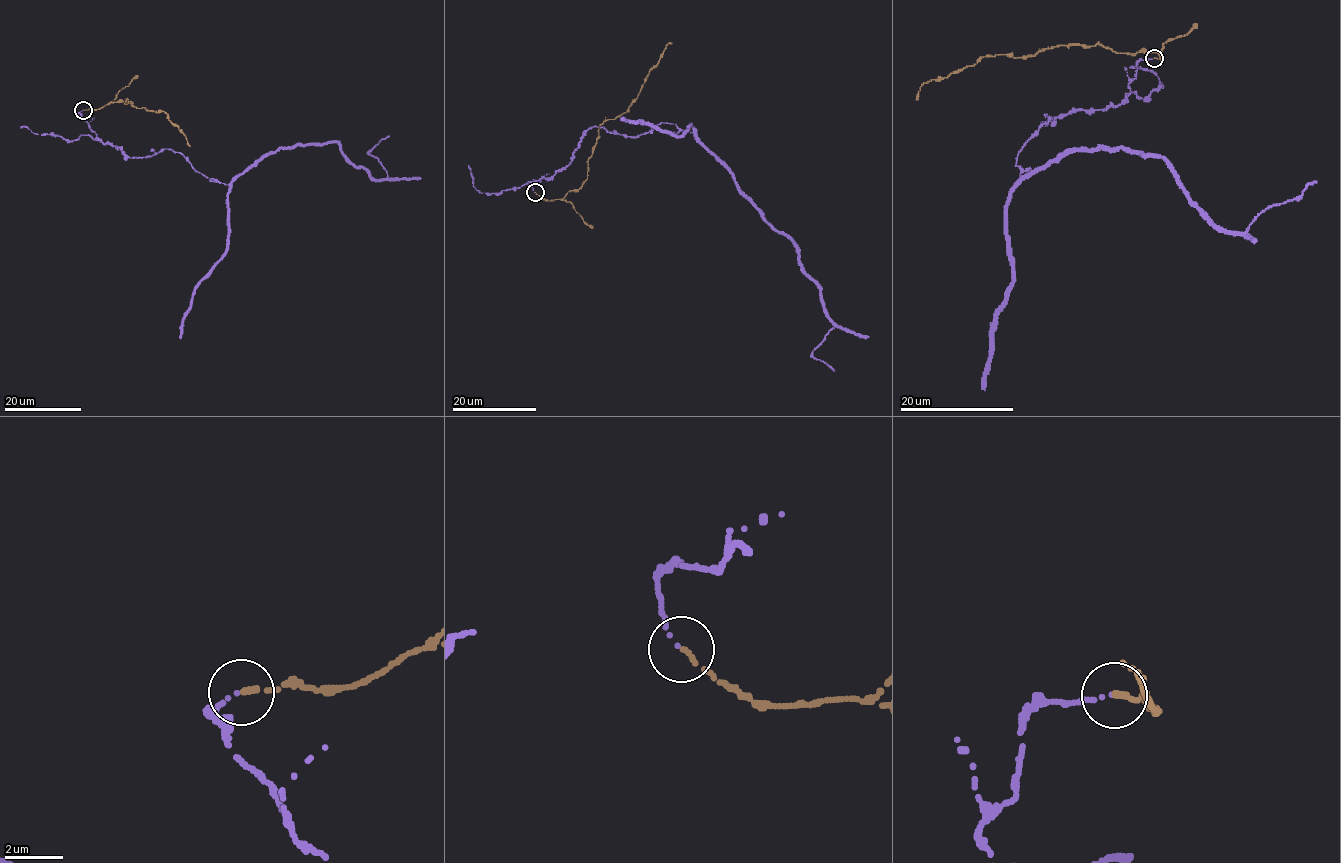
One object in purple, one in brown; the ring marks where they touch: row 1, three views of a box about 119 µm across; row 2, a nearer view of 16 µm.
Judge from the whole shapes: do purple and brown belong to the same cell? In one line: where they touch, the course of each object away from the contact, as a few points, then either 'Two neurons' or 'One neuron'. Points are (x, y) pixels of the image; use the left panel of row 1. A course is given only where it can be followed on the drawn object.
Place: (83, 110). Course of purple: (82, 110), (129, 157), (170, 149), (228, 185), (280, 148), (335, 141), (386, 178), (368, 153), (389, 136). Course of brown: (83, 110), (100, 109), (110, 102), (127, 104), (127, 99), (137, 108), (163, 111), (190, 146). One neuron

